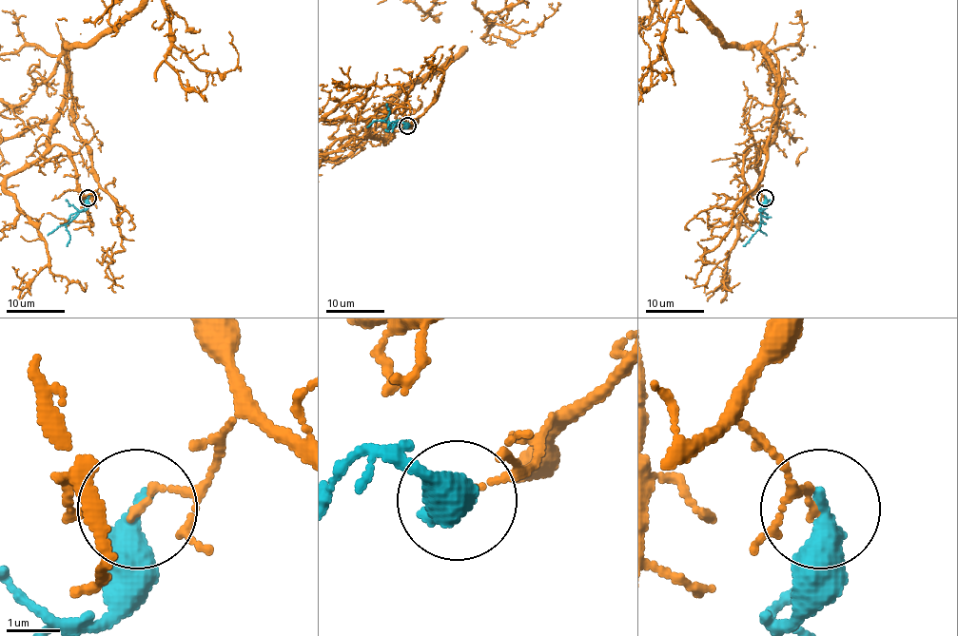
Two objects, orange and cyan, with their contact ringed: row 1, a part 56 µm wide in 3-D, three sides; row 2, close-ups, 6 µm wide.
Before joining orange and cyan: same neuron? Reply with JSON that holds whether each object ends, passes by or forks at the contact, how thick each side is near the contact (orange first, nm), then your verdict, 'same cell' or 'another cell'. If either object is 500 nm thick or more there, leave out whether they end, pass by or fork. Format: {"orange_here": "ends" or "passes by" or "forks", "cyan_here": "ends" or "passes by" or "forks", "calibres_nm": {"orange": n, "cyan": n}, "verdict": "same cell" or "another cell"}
{"orange_here": "ends", "cyan_here": "ends", "calibres_nm": {"orange": 130, "cyan": 480}, "verdict": "another cell"}

